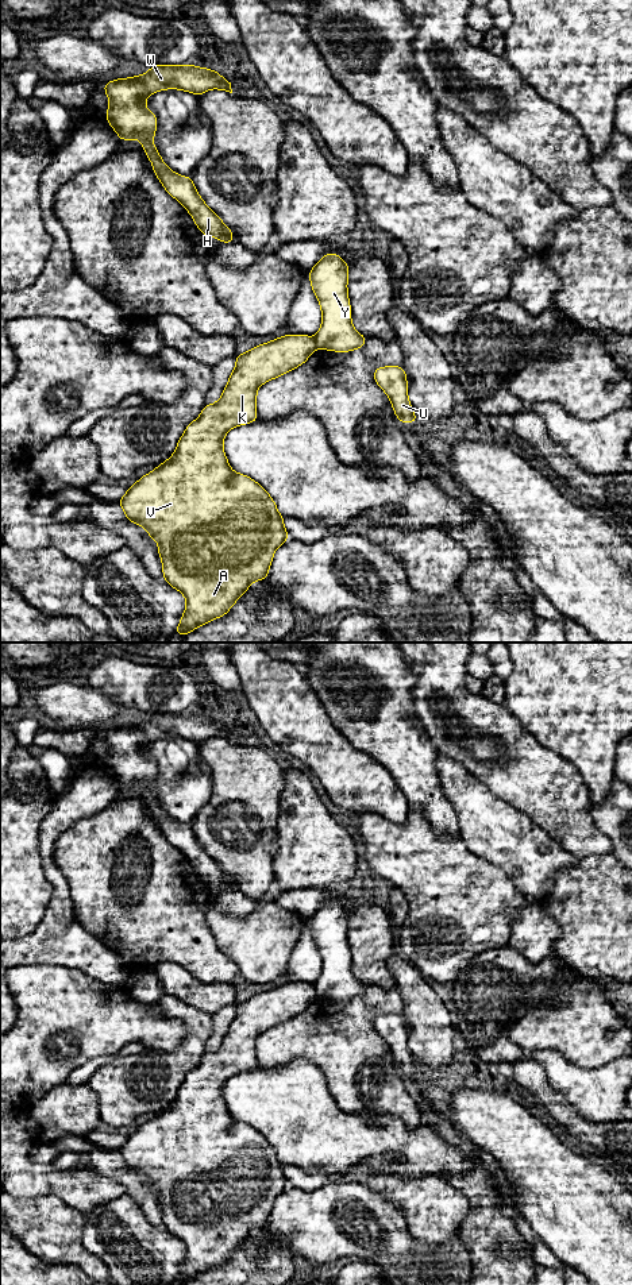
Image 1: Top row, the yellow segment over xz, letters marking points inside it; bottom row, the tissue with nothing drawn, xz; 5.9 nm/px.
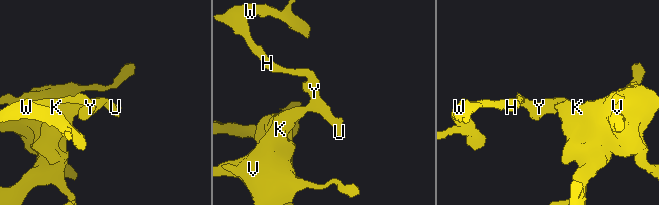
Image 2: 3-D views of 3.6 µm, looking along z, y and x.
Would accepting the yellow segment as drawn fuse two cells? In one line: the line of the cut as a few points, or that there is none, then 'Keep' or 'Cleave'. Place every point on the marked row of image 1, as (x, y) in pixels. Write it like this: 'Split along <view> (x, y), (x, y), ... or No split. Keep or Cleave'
Split along xz (312, 338), (316, 347). Cleave

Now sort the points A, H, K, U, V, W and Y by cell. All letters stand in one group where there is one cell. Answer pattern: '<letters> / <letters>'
A K V / H U W Y

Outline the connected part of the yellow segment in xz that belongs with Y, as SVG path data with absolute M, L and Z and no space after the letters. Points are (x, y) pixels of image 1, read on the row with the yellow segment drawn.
M324 254L311 269L309 281L321 308L321 327L315 335L316 348L347 352L362 348L367 337L358 333L351 323L351 305L348 301L347 281L348 265L336 254Z

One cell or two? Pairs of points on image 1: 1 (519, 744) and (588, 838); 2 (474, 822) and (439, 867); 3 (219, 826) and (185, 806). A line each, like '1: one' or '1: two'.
1: one
2: two
3: two

